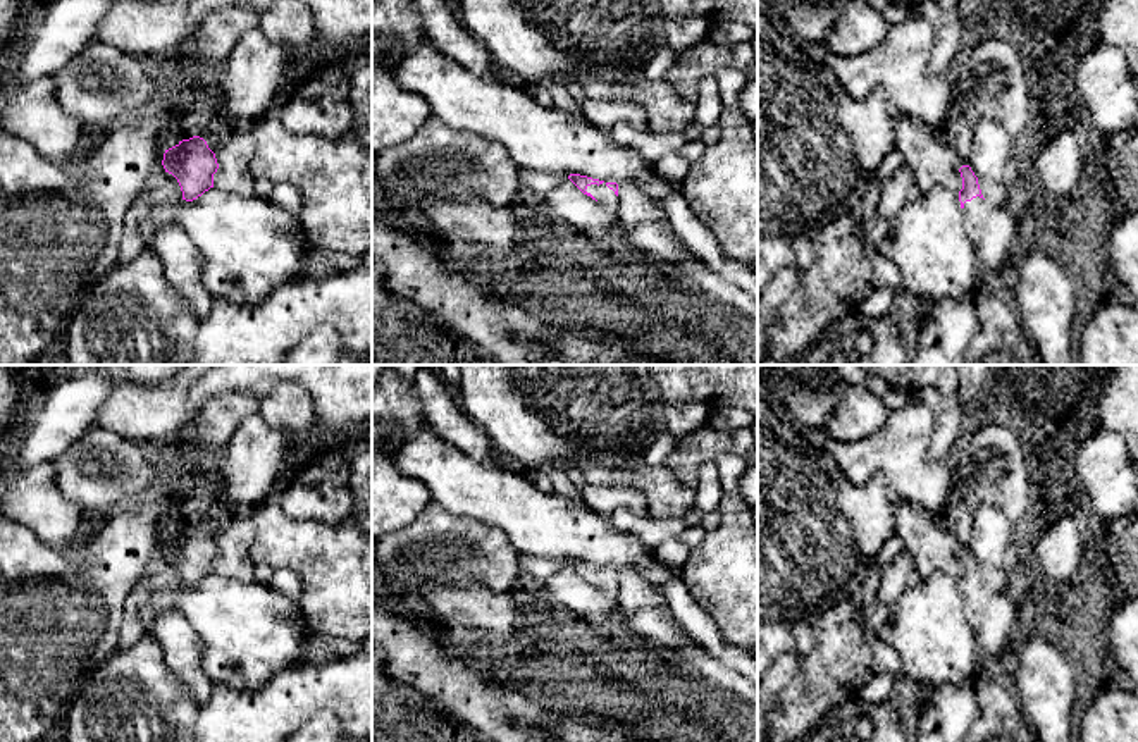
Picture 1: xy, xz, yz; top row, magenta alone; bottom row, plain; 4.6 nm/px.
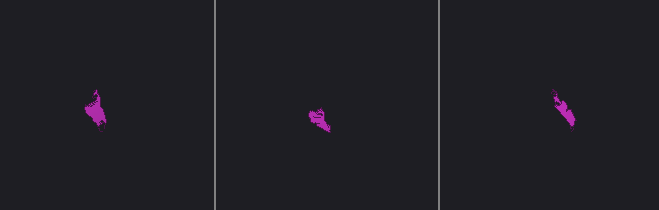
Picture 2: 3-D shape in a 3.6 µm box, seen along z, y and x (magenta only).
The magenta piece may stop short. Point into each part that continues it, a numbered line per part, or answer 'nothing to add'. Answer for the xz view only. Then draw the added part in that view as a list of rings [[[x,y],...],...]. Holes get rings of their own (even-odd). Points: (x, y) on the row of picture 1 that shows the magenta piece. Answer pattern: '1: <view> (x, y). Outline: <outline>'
1: xz (601, 193). Outline: [[[606,182],[603,184],[591,184],[585,189],[587,193],[591,193],[599,203],[603,203],[608,210],[618,213],[618,196],[615,195],[613,189],[609,189],[606,186]]]

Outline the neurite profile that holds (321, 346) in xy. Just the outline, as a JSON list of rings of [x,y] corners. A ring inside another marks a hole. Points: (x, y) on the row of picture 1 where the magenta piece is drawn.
[[[317,325],[282,365],[339,365],[339,334],[331,325]]]

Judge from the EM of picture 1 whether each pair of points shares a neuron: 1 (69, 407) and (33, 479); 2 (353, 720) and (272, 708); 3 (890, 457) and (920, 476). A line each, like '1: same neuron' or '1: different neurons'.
1: different neurons
2: same neuron
3: same neuron

